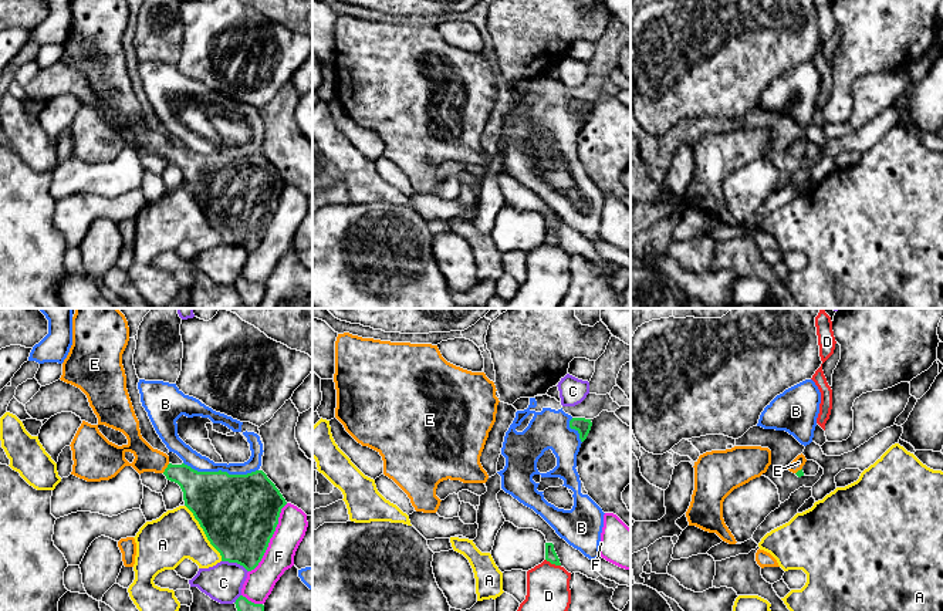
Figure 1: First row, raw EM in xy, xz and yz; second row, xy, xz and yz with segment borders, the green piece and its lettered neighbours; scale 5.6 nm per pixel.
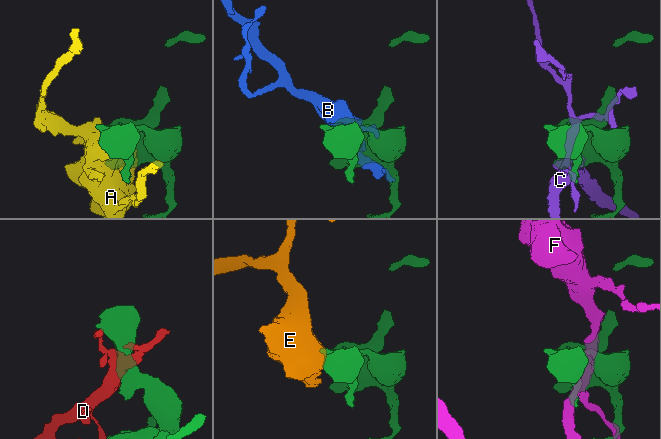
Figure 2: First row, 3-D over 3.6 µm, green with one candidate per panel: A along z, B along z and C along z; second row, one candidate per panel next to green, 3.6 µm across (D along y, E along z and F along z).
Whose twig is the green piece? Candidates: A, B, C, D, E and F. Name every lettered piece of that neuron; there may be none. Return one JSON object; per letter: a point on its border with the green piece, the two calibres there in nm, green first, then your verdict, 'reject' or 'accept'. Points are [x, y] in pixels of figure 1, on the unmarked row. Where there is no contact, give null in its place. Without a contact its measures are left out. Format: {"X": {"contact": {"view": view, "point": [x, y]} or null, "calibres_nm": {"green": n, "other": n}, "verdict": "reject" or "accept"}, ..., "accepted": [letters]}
{"A": {"contact": {"view": "xy", "point": [205, 215]}, "calibres_nm": {"green": 440, "other": 280}, "verdict": "reject"}, "B": {"contact": {"view": "xy", "point": [220, 152]}, "calibres_nm": {"green": 420, "other": 90}, "verdict": "reject"}, "C": {"contact": {"view": "xy", "point": [235, 243]}, "calibres_nm": {"green": 420, "other": 220}, "verdict": "reject"}, "D": {"contact": {"view": "xz", "point": [553, 245]}, "calibres_nm": {"green": 70, "other": 260}, "verdict": "reject"}, "E": {"contact": {"view": "xy", "point": [166, 149]}, "calibres_nm": {"green": 240, "other": 140}, "verdict": "accept"}, "F": {"contact": {"view": "xy", "point": [270, 219]}, "calibres_nm": {"green": 440, "other": 170}, "verdict": "reject"}, "accepted": ["E"]}

